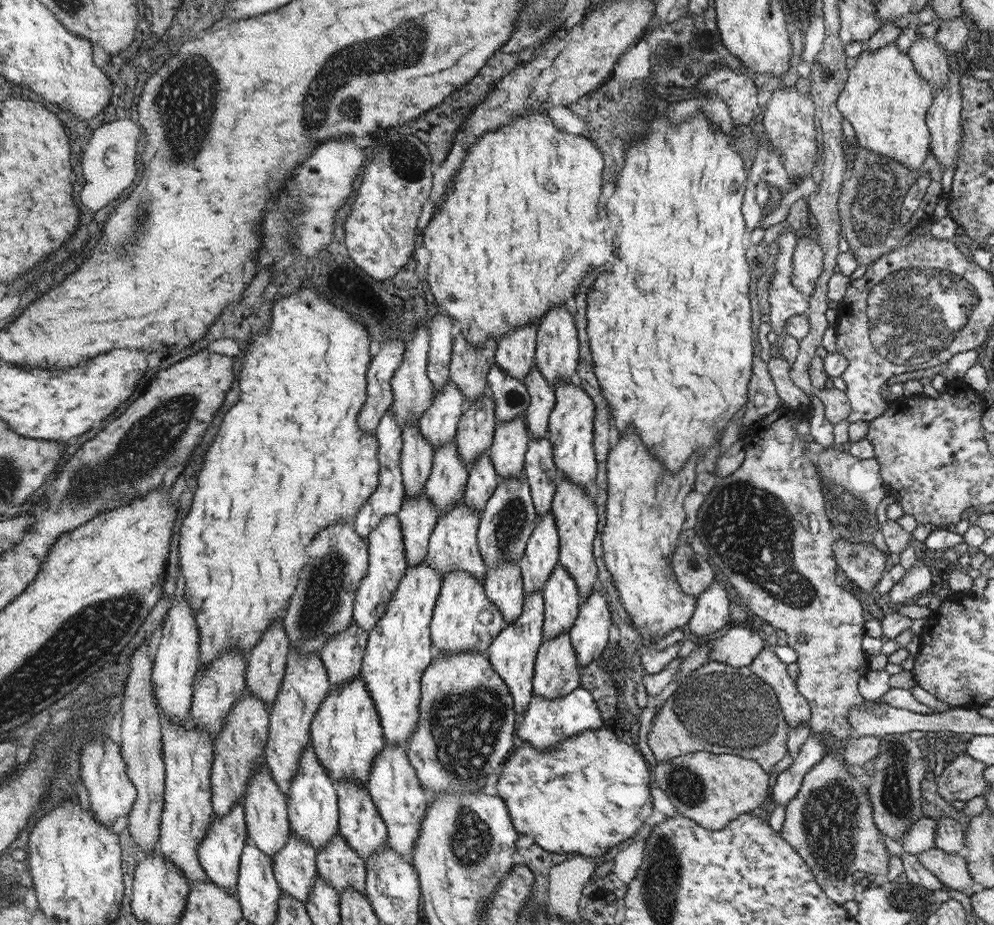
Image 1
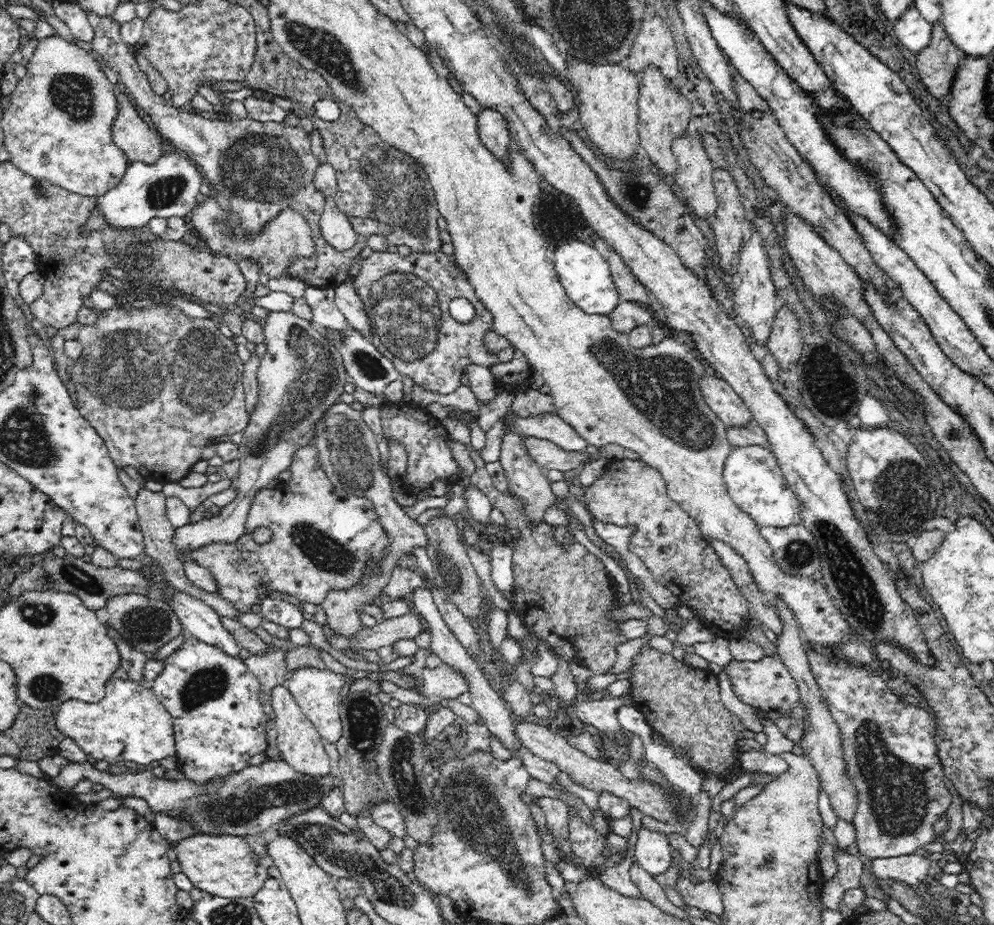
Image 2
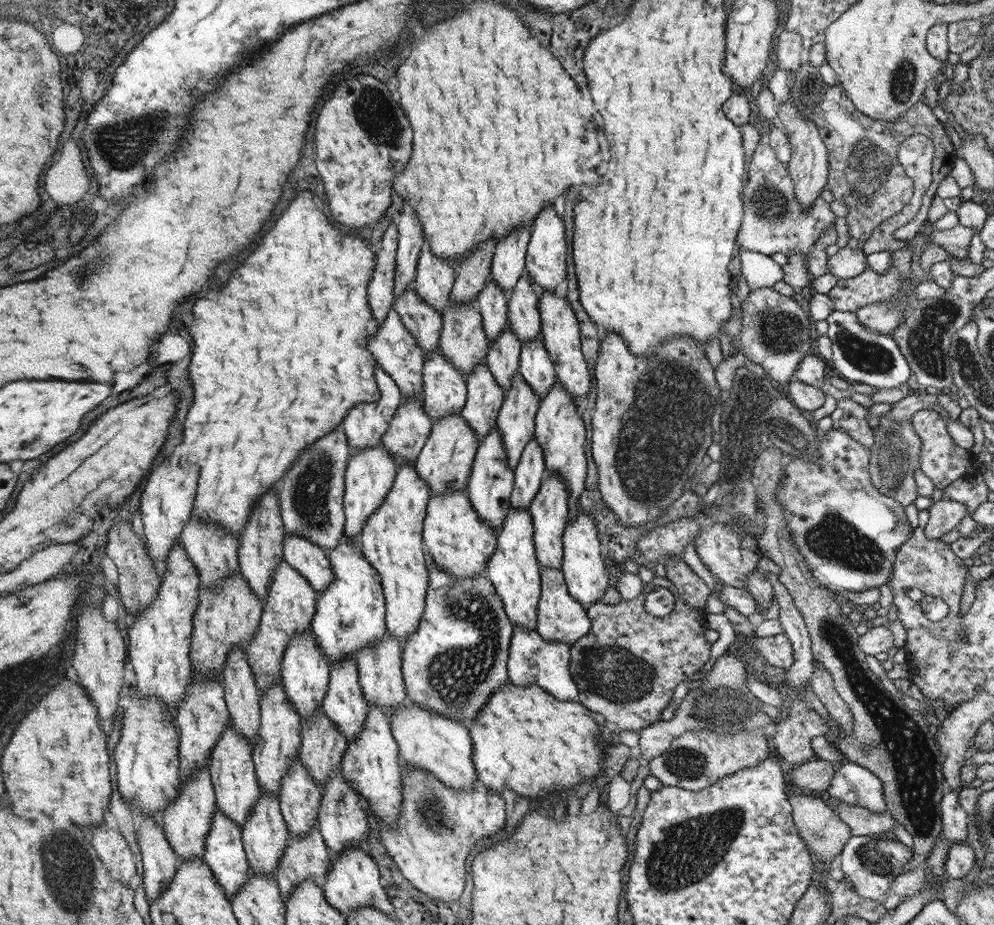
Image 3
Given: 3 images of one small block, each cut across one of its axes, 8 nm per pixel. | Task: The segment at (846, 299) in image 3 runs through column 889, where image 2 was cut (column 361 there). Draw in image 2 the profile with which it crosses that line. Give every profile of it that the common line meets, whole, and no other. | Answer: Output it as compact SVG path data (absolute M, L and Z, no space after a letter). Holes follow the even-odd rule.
M374 252L368 258L362 260L360 274L354 278L356 292L360 294L368 322L370 322L370 342L394 362L396 370L402 376L414 378L418 386L436 392L436 394L454 394L462 386L462 378L466 376L468 366L478 364L492 368L496 364L512 362L514 360L514 348L502 350L500 354L492 356L484 348L484 334L492 330L492 314L486 310L486 306L480 302L476 296L474 286L466 280L466 274L454 264L452 256L444 256L442 252L412 252L408 256L394 254L394 252ZM456 298L468 298L470 304L474 306L476 314L470 322L458 322L452 318L448 306Z

